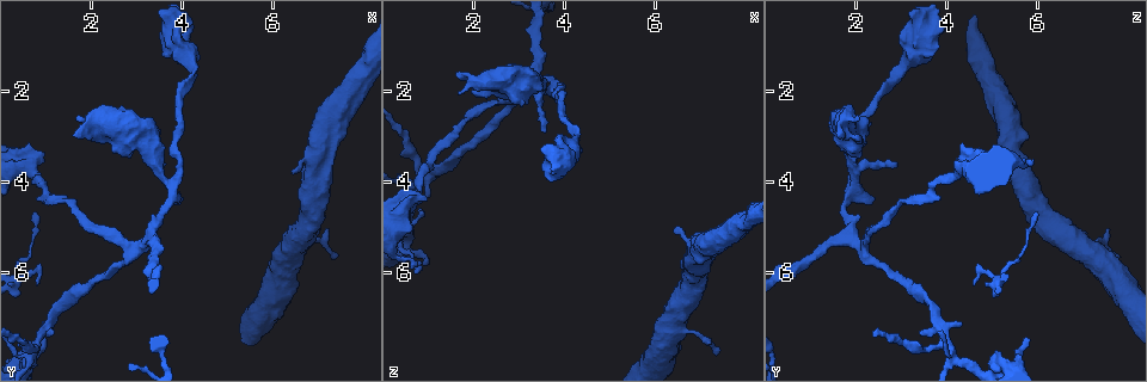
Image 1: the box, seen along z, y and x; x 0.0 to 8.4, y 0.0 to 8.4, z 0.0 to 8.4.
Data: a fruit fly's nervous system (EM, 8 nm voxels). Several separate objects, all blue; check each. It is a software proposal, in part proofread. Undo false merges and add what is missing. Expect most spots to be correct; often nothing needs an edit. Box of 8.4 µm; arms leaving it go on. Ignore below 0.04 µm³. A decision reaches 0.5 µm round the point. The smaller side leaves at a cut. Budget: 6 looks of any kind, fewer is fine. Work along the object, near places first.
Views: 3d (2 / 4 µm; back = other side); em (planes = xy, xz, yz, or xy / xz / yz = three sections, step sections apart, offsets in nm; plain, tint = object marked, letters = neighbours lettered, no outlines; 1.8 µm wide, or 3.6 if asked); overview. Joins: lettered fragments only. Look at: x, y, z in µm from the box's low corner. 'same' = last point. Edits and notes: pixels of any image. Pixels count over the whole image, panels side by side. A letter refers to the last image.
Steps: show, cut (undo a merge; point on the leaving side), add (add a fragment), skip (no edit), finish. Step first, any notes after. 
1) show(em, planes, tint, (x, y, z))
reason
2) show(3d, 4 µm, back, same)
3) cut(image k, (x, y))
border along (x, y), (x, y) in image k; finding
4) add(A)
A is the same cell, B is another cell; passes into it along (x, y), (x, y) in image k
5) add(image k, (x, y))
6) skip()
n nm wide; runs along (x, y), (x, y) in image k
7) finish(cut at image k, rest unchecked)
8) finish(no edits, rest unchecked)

show(em, planes, plain, (1.95, 3.05, 2.00))
stops while still wide

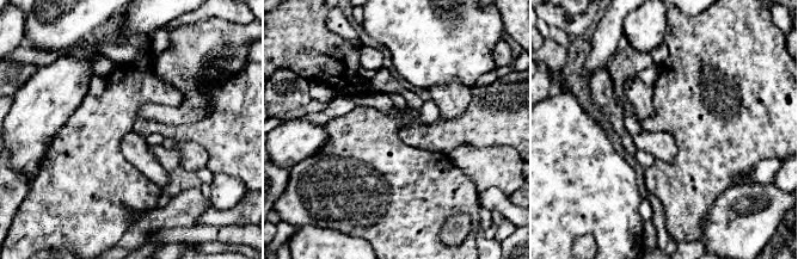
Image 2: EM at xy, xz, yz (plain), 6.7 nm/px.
show(em, planes, tint, same)
where the object lies

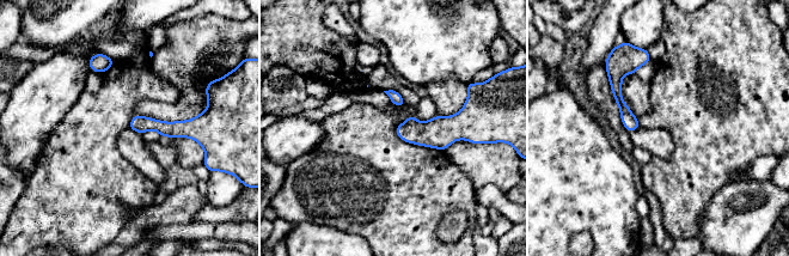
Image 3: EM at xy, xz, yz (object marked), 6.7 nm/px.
show(em, planes, letters, same)

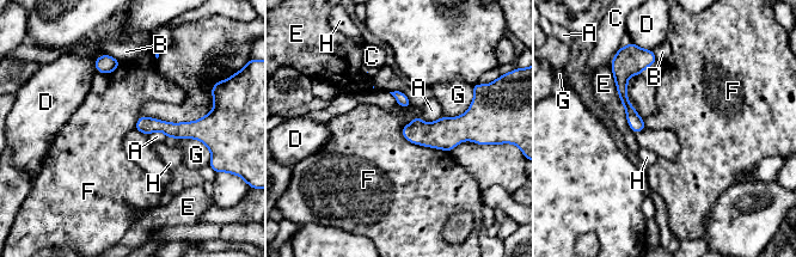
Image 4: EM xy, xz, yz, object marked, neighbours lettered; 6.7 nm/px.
skip()
E touches over 480 nm; A, B, C, D, E, F, G and H are other cells; runs along (651, 59), (623, 78), (635, 128) in image 4; no lettered fragment goes on from it

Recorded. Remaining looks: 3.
show(3d, 4 µm, (3.75, 0.65, 3.50))
calibre changes

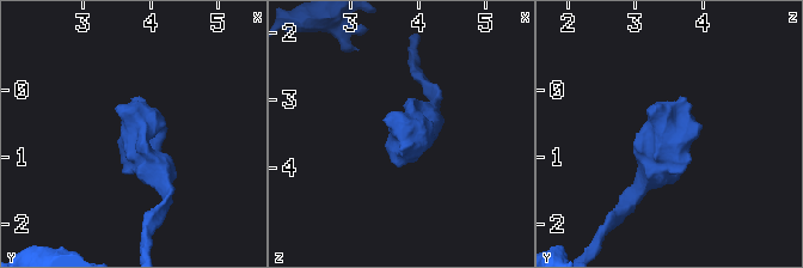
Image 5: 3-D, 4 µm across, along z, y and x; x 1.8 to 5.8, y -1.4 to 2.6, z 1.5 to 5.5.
show(em, planes, tint, (3.75, 0.70, 3.55))

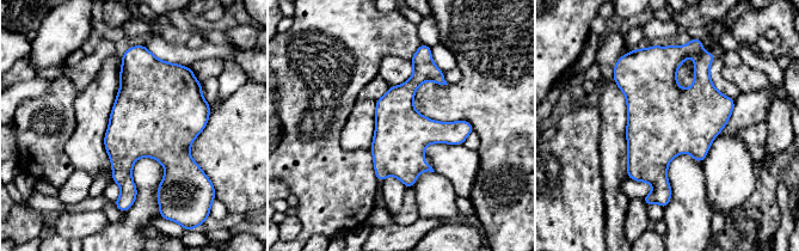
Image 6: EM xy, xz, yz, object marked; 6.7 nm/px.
show(em, planes, letters, same)

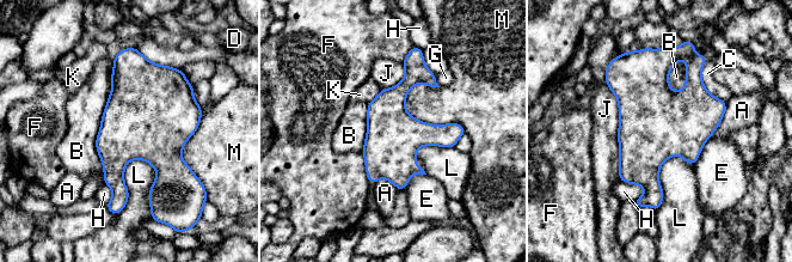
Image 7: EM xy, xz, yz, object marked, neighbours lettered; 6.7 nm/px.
skip()
B touches over 850 nm; A, B, C, D, E, F, G, H, J, K, L and M are other cells; border along (407, 91), (412, 116), (465, 133) in image 7; all the same cell

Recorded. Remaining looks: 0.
finish(no edits, rest unchecked)

